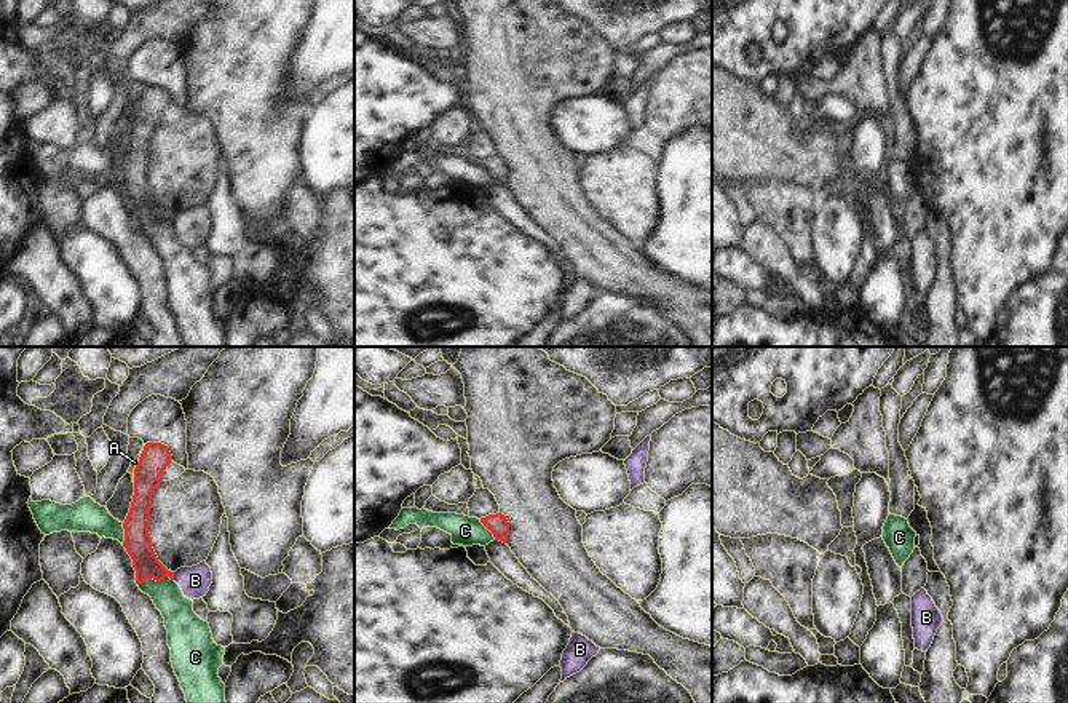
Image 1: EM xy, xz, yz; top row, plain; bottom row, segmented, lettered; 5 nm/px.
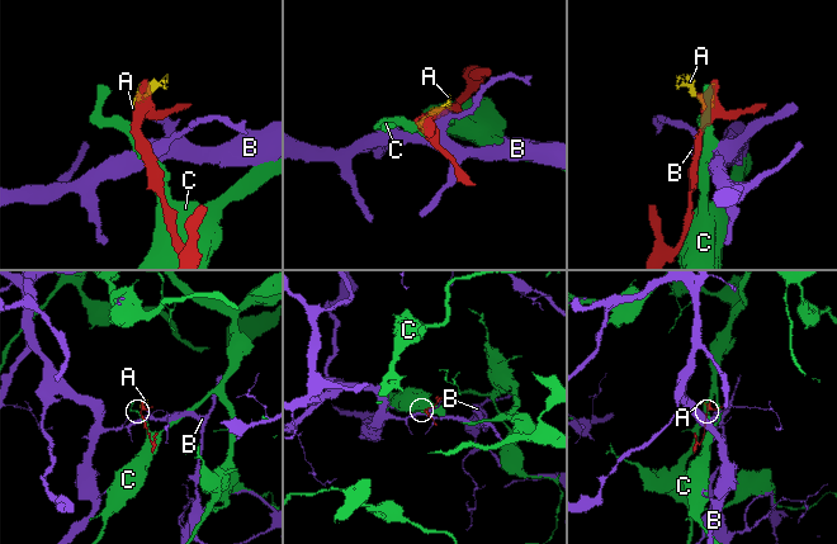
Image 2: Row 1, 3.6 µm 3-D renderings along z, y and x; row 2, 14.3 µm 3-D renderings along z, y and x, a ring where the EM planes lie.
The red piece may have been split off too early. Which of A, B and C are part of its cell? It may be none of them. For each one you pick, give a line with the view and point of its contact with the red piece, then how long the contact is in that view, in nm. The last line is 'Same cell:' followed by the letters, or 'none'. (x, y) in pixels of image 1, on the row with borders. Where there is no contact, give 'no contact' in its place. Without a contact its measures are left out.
A: contact xy (138, 464); length 200 nm
Same cell: A

